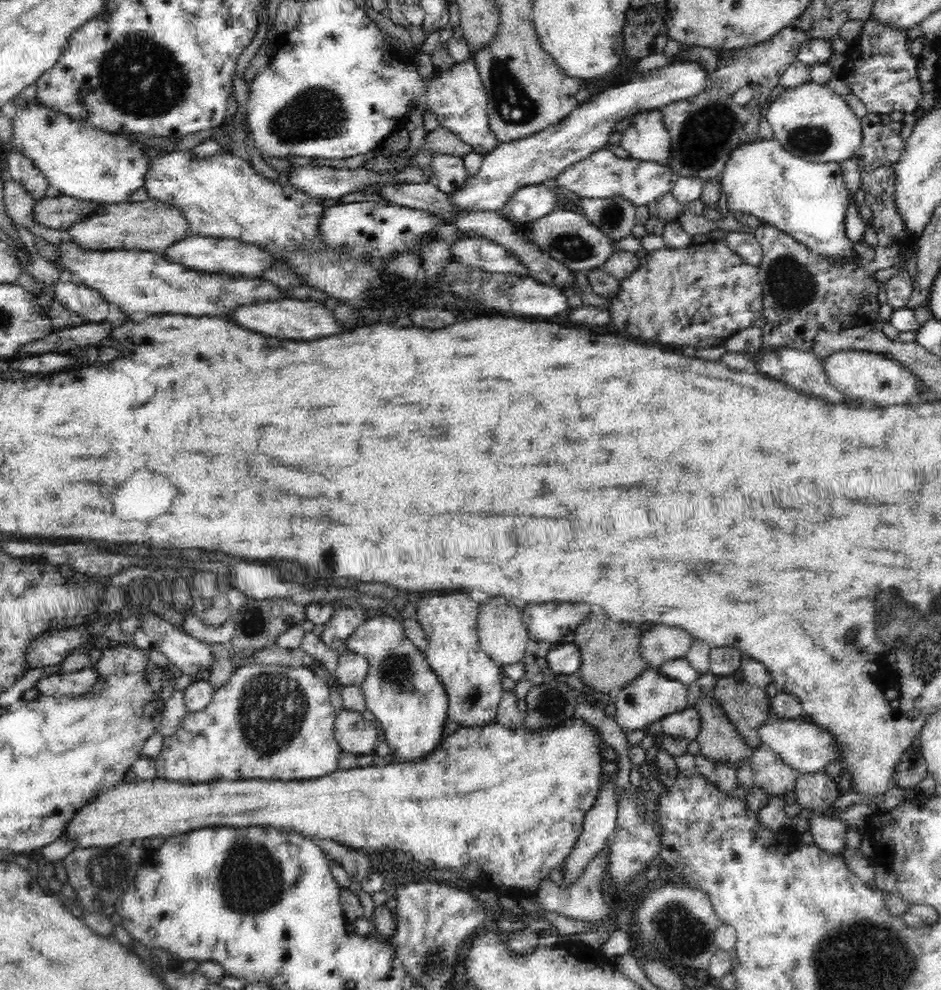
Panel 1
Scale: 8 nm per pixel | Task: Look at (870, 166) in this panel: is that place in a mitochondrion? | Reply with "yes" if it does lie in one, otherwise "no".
no

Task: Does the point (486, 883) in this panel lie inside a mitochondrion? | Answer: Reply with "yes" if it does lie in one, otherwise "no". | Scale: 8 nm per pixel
no

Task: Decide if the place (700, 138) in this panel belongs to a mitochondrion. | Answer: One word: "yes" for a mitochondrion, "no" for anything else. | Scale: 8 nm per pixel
yes

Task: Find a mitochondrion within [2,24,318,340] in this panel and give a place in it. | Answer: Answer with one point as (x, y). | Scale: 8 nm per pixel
(164, 82)

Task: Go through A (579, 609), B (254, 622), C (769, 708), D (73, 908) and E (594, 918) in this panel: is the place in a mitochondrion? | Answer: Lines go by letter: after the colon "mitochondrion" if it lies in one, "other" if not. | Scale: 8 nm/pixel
A: other
B: mitochondrion
C: other
D: mitochondrion
E: other

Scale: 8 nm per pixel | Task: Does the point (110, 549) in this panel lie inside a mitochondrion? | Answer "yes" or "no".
no

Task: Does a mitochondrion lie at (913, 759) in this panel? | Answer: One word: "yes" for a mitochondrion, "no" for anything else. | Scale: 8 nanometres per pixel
no

